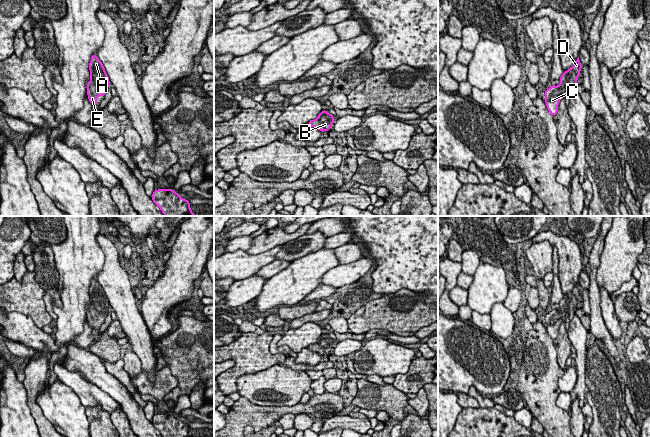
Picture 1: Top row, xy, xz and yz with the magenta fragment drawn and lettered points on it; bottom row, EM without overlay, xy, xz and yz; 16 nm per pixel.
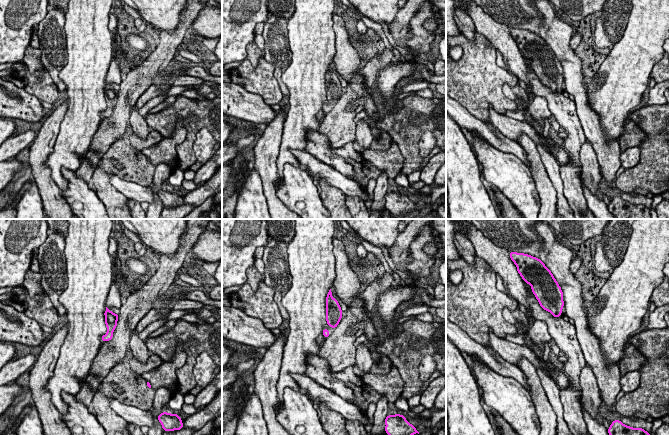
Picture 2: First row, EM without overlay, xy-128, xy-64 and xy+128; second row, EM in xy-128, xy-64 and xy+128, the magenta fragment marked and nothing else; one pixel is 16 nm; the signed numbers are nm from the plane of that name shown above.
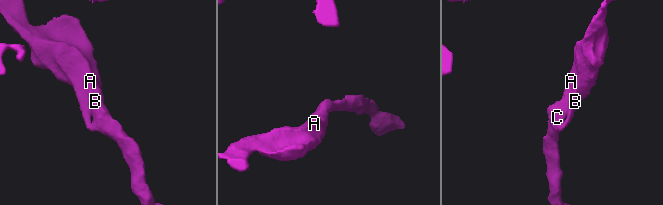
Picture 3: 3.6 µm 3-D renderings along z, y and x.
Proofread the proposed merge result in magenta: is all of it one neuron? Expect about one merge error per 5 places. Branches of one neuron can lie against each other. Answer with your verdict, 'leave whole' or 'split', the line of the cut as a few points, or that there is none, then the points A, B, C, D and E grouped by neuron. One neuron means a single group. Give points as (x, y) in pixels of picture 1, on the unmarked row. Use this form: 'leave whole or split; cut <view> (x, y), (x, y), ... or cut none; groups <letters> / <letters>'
leave whole; cut none; groups A B C D E

